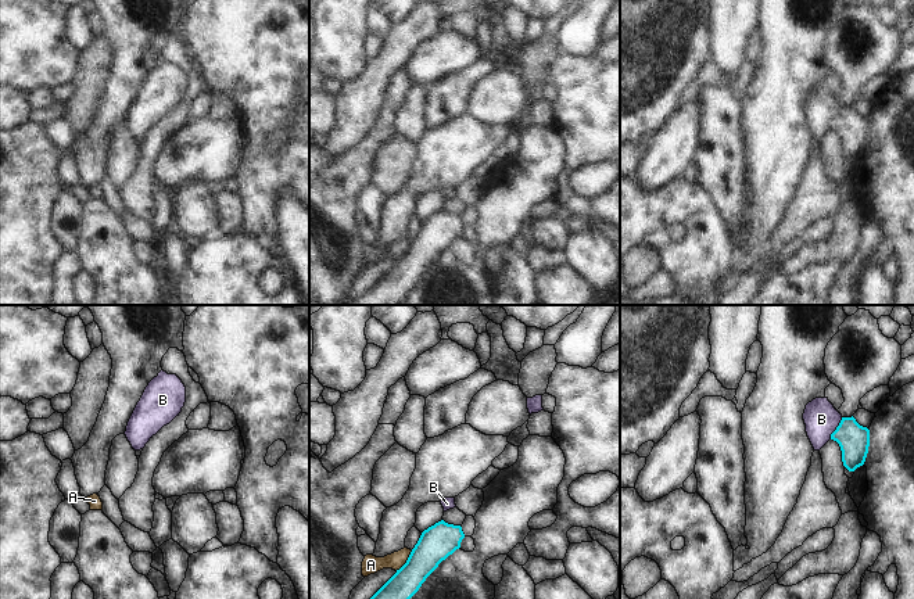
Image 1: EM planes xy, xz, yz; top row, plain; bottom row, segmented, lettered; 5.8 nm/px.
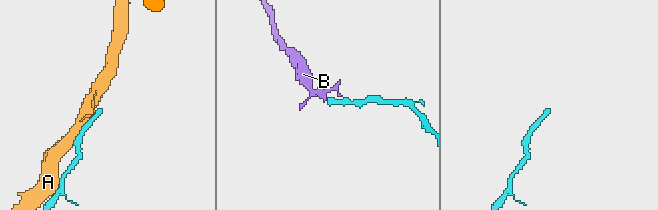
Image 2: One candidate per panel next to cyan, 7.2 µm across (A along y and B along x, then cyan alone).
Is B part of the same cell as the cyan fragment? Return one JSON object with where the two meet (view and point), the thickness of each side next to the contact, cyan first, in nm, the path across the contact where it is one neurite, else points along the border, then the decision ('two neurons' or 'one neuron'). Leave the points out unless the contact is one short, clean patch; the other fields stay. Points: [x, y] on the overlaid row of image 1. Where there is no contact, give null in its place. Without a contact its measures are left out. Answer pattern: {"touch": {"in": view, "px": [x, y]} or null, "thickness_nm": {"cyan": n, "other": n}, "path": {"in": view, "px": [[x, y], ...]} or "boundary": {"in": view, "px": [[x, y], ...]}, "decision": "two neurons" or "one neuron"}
{"touch": {"in": "yz", "px": [837, 429]}, "thickness_nm": {"cyan": 180, "other": 200}, "path": {"in": "yz", "px": [[853, 438], [845, 430], [837, 429], [821, 419]]}, "decision": "one neuron"}

